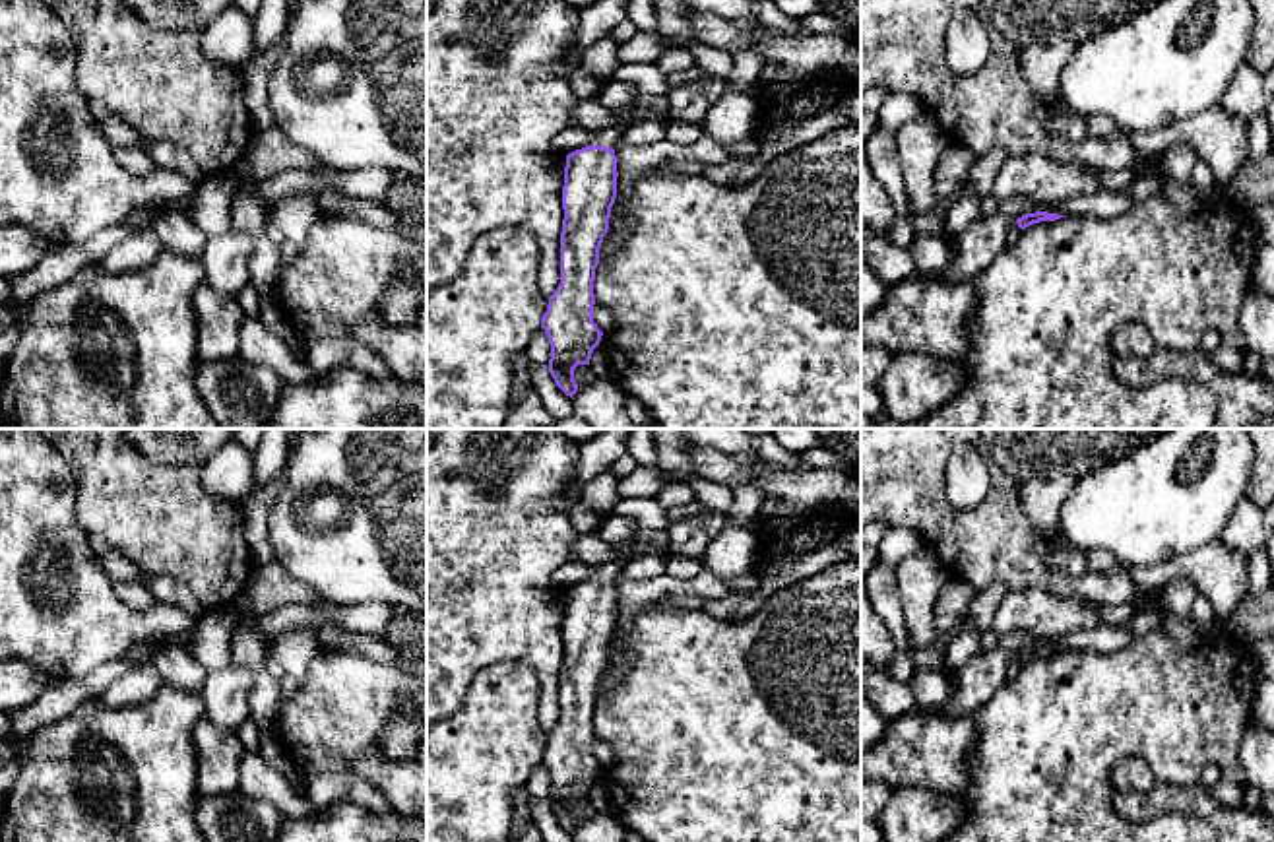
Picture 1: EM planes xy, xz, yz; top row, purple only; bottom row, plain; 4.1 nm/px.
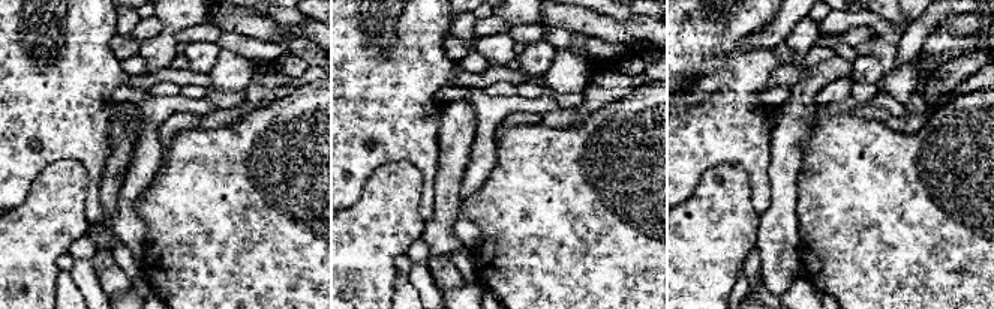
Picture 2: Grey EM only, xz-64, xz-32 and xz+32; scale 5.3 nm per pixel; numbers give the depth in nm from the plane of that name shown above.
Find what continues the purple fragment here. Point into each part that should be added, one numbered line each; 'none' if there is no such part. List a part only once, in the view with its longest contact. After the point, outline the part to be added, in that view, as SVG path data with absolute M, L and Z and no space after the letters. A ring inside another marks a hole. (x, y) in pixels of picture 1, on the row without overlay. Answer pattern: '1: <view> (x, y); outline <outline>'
1: xz (607, 571); outline M634 530L632 535L615 545L617 557L613 561L601 563L593 567L595 580L615 582L615 578L622 572L622 557L638 543L648 543L653 547L665 547L669 541L667 530Z

